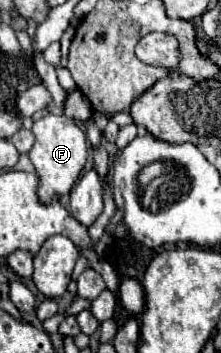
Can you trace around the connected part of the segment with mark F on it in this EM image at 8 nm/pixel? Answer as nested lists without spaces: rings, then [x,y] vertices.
[[[48,114],[40,120],[36,120],[32,132],[36,136],[36,142],[28,156],[36,168],[36,174],[40,176],[38,196],[40,196],[40,200],[48,202],[52,196],[68,194],[72,184],[78,180],[78,176],[88,160],[88,140],[86,140],[84,130],[74,120],[70,120],[66,116],[54,116],[54,114]]]

